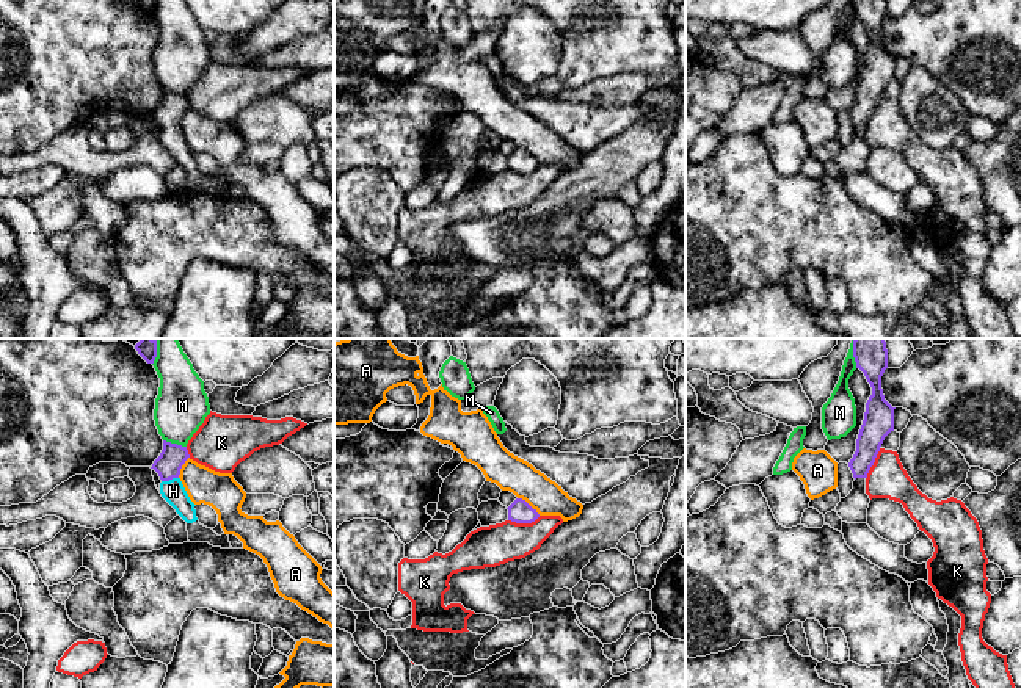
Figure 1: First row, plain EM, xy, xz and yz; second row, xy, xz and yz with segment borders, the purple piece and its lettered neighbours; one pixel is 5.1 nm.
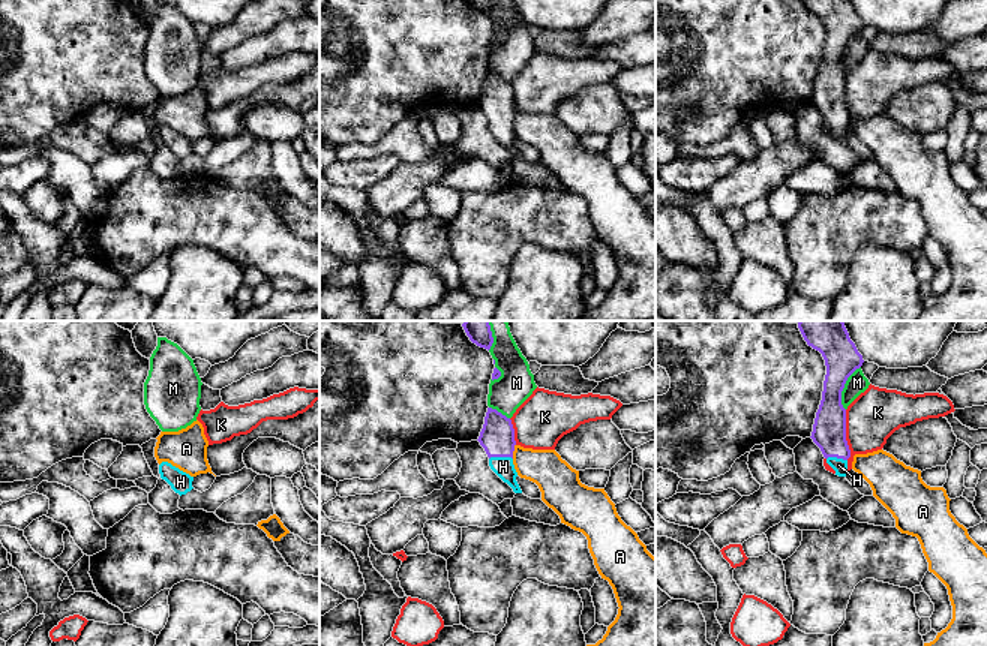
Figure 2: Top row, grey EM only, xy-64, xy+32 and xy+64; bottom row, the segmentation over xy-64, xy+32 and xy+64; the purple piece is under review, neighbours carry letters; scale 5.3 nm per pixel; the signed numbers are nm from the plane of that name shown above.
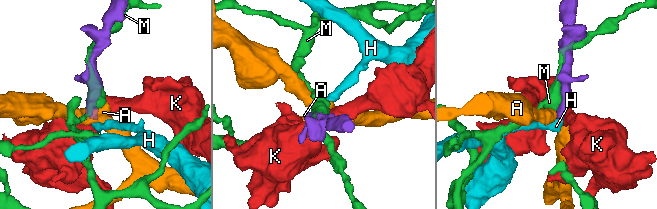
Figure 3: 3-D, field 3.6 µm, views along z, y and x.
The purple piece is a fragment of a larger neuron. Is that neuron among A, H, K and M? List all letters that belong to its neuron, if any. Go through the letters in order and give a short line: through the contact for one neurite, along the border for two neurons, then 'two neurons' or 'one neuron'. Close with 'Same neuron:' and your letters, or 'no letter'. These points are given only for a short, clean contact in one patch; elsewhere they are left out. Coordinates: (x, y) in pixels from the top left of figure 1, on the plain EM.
A: xz (518, 146), (524, 148), (540, 163) | two neurons
H: xy (173, 105), (170, 110), (170, 127), (173, 140) | one neuron
K: xz (540, 165), (530, 171), (508, 170) | two neurons
M: two neurons
Same neuron: H

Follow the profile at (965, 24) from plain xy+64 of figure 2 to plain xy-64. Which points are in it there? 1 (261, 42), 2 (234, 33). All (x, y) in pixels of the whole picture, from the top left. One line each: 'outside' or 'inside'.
1: outside
2: inside

